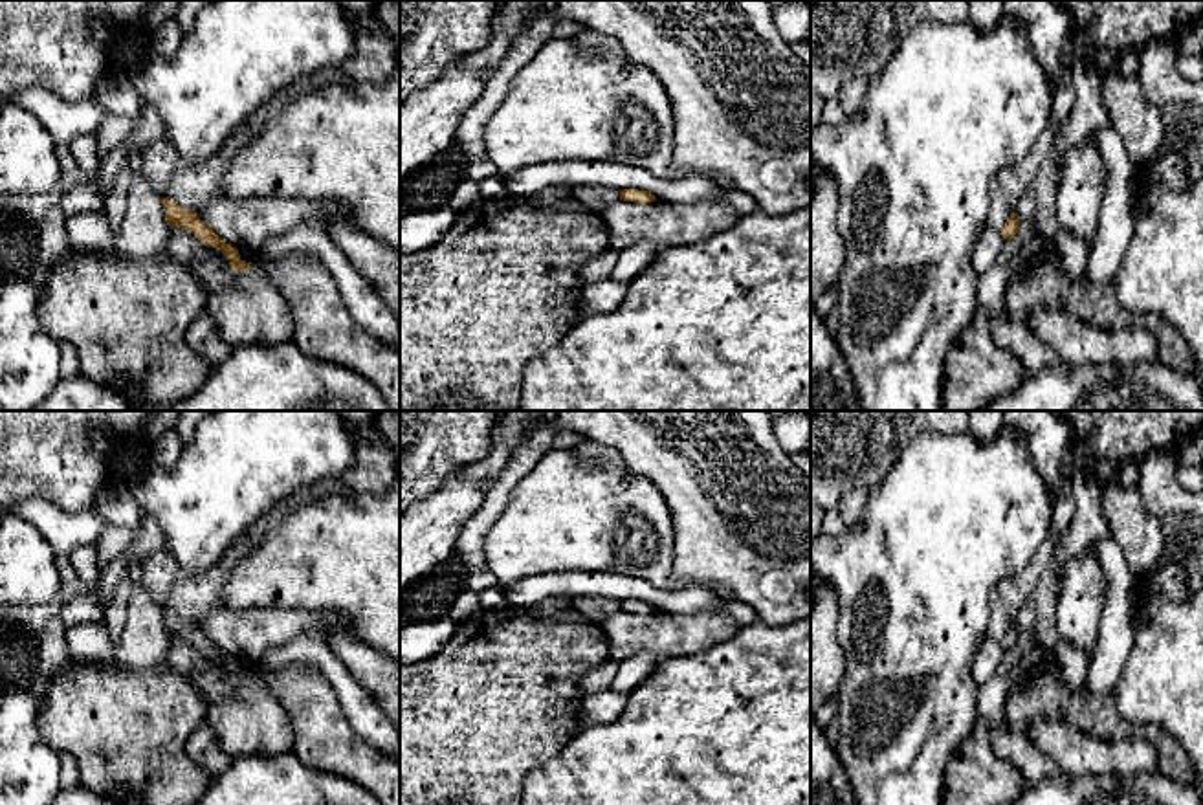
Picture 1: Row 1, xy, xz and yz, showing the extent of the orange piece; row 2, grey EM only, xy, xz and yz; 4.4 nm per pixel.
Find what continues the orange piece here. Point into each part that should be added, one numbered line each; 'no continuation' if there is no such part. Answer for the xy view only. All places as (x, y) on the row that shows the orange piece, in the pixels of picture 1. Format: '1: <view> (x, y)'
1: xy (252, 312)

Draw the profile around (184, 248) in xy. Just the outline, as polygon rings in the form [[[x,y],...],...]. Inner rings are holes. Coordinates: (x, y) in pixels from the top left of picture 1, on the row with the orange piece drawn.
[[[174,227],[165,253],[183,268],[191,270],[194,275],[198,275],[194,271],[194,262],[202,255],[202,248],[204,246],[193,233],[183,227]]]

